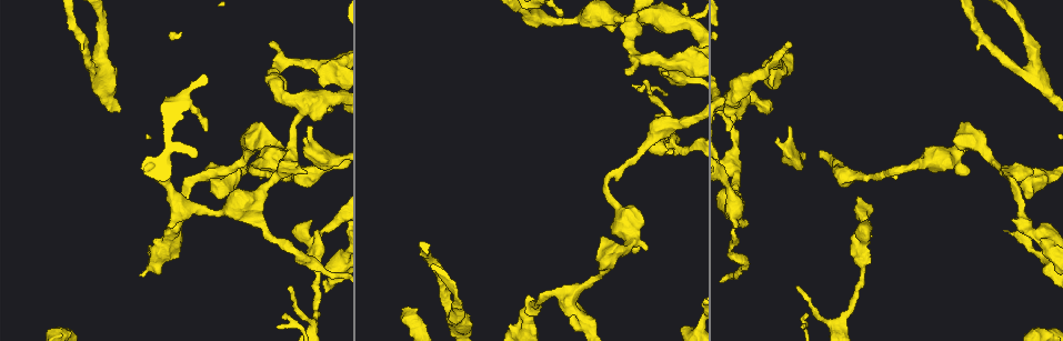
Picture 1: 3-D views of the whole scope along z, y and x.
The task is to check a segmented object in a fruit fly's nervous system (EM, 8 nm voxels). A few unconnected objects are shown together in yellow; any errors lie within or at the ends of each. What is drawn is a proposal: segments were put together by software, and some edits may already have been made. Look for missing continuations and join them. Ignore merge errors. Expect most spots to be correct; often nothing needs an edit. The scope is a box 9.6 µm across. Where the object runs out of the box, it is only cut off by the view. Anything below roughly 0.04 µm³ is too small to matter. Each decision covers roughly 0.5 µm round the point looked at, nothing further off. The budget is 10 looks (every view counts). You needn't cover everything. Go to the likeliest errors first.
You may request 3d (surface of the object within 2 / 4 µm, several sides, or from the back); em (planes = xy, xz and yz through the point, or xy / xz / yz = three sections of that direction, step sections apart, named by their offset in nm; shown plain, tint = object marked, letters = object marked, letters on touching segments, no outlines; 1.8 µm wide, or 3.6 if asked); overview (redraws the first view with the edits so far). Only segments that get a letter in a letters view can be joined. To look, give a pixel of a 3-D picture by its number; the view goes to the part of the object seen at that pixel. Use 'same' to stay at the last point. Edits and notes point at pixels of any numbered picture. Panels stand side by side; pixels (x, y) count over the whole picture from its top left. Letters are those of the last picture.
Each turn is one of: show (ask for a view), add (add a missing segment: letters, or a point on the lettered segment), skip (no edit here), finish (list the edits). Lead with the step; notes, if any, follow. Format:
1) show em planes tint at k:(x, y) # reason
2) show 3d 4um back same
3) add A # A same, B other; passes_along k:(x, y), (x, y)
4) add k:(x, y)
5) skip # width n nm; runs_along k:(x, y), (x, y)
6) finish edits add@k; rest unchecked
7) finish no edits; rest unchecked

show em planes letters at 1:(776, 139) # free end

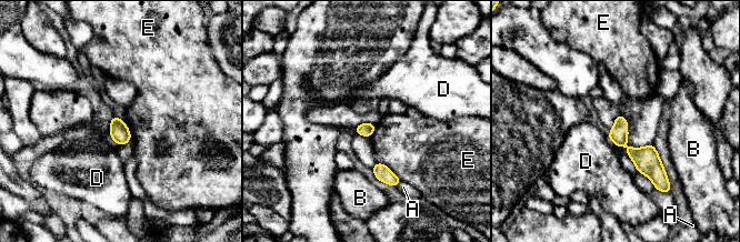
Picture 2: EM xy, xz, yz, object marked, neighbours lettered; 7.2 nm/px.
skip # A other, B other, D other, E other; runs_along 2:(619, 119), (620, 140), (658, 175); none of them fits

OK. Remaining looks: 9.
show em yz step 16 tint at 1:(666, 148) # branch stops here

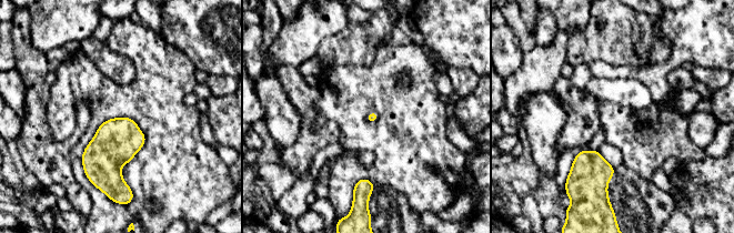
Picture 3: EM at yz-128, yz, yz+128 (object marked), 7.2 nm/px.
show em planes letters same # another direction

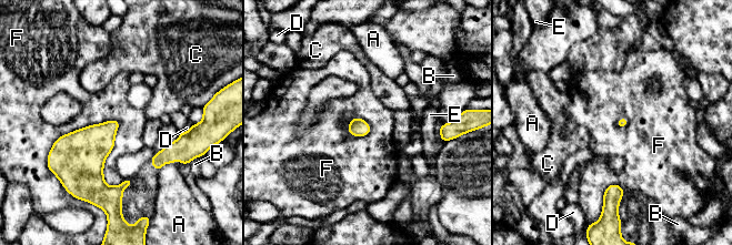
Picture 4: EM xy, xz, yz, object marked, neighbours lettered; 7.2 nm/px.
skip # A other, B other, C other, D other, E other, F other; border 4:(48, 154), (124, 180); no lettered segment goes on from it

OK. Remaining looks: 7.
show 3d 4um at 1:(573, 293) # sharp bend

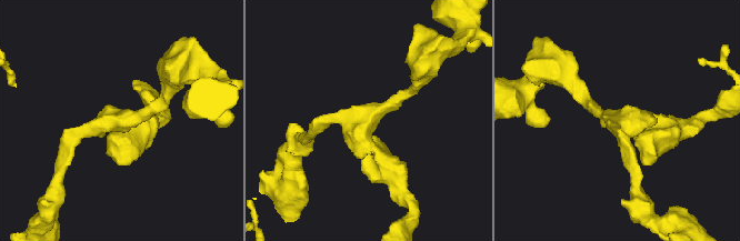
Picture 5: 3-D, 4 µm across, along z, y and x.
show em planes tint at 5:(616, 120) # shape alone is not enough

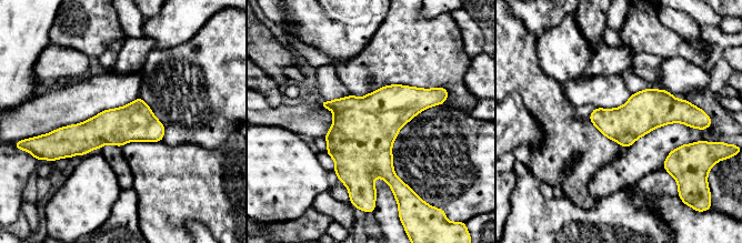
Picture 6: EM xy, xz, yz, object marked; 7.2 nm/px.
show em planes letters same

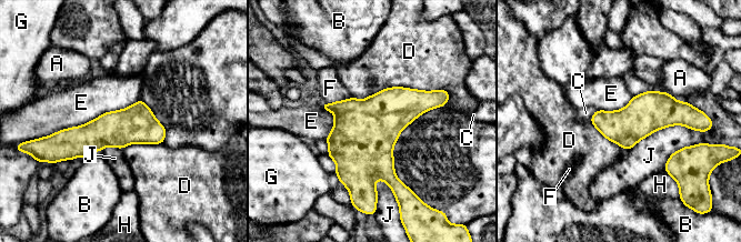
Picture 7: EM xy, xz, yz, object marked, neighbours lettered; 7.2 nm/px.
skip # A other, B other, C other, D other, E other, F other, G other, H other, J other; border 7:(139, 99), (47, 135); no lettered segment goes on from it

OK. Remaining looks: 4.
show em xy step 16 tint at 1:(249, 169) # abrupt turn

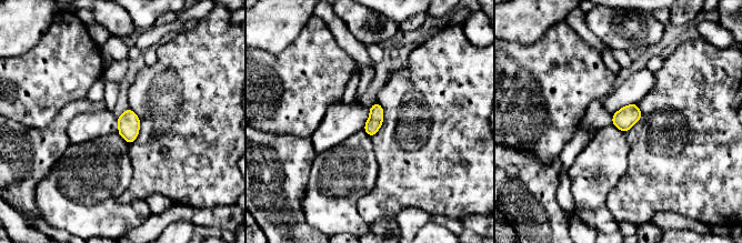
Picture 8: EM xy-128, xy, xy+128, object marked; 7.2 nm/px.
show em planes tint same # cut it another way

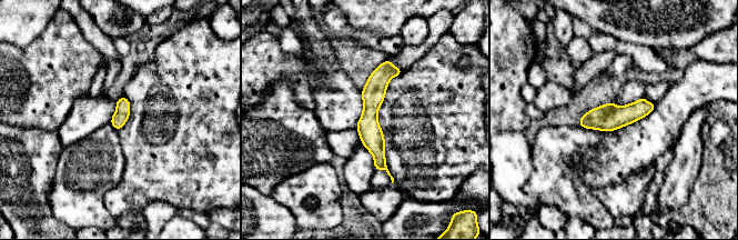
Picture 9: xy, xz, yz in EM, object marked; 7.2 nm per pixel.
show em planes letters same # what lies round it

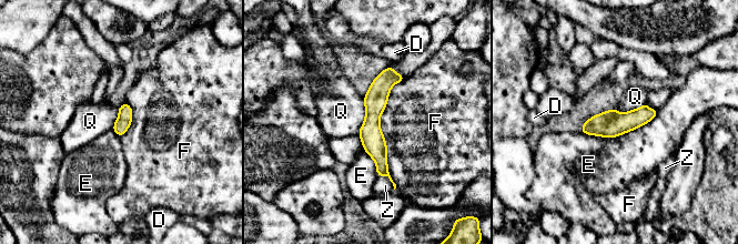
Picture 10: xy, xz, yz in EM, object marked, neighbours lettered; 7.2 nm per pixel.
skip # longest_contact F 800 nm; D other, E other, F other, Q other, Z other; runs_along 10:(391, 70), (373, 109), (381, 173); none of them fits

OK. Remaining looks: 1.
finish no edits; rest unchecked

